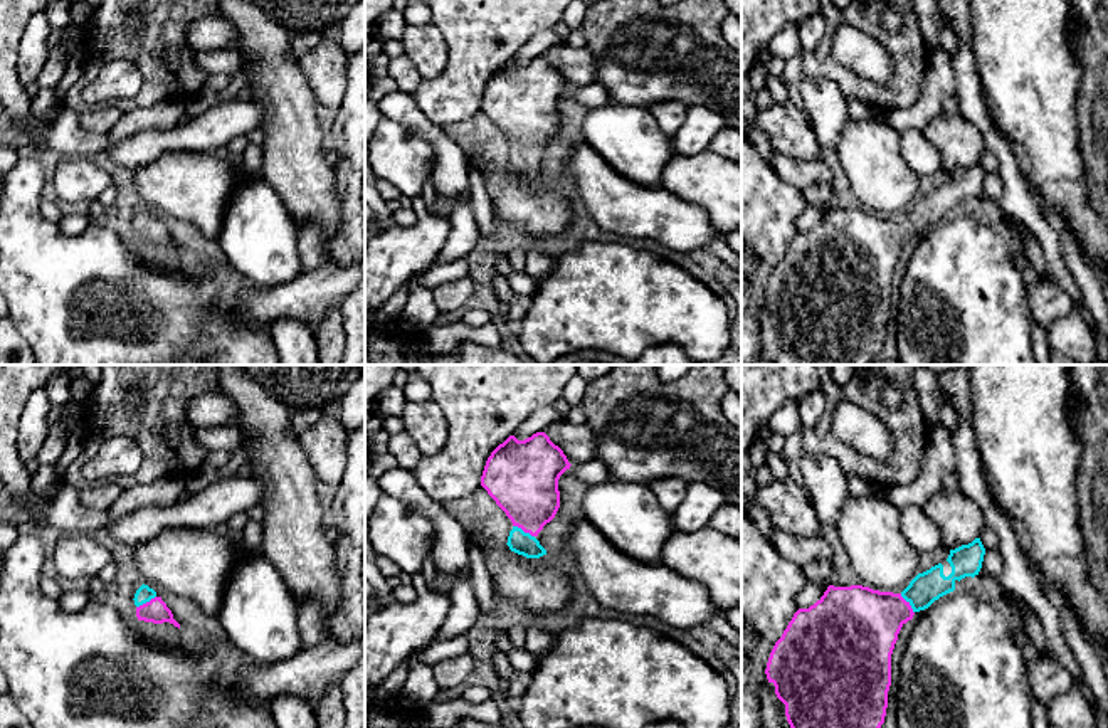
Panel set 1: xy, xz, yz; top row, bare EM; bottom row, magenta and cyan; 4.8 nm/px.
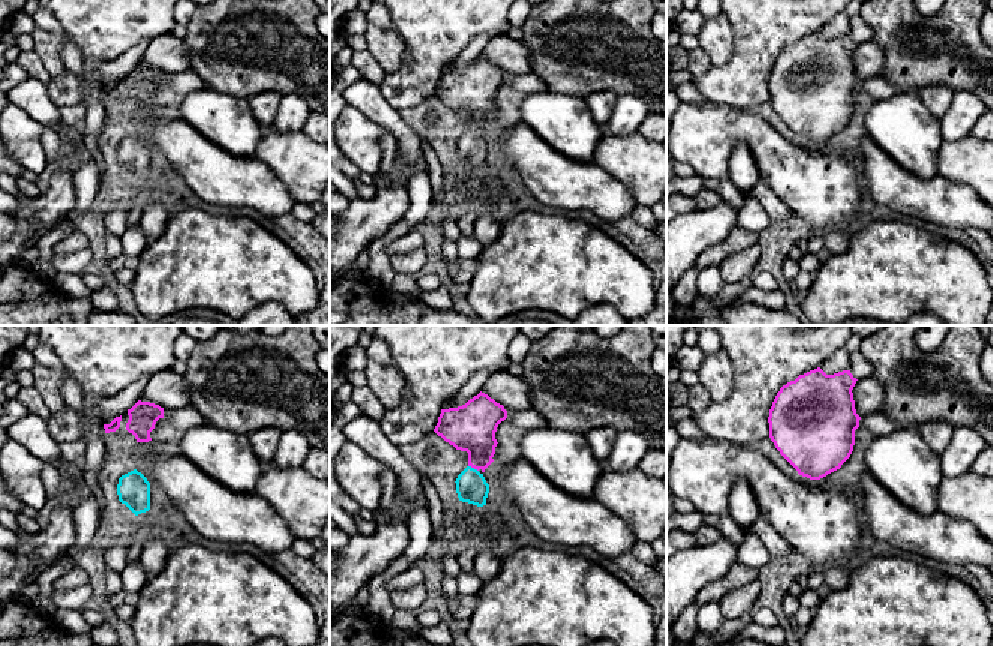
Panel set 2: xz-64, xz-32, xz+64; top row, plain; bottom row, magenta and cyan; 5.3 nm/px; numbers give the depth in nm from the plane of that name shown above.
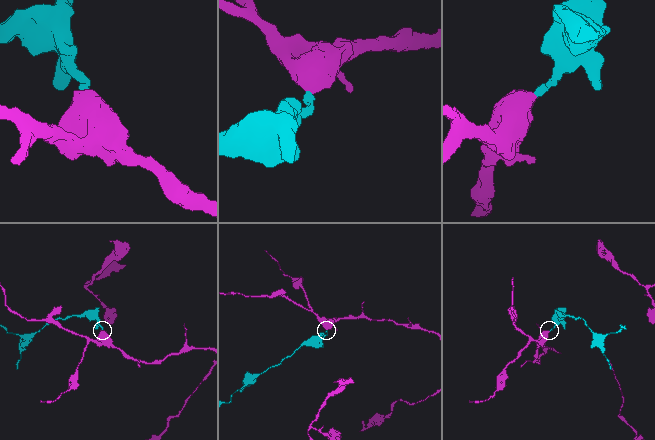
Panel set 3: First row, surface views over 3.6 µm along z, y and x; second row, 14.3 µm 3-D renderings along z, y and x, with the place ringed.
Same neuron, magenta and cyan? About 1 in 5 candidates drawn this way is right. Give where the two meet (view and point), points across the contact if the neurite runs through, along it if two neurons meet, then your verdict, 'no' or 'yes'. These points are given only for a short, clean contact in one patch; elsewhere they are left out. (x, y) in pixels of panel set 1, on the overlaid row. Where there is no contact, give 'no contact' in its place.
contact xz (523, 530); way xz (522, 478), (523, 530), (523, 543); yes

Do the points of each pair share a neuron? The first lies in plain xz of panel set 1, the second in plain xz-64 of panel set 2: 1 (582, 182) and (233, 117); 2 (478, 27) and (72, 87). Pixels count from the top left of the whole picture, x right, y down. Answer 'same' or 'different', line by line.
1: different
2: same

